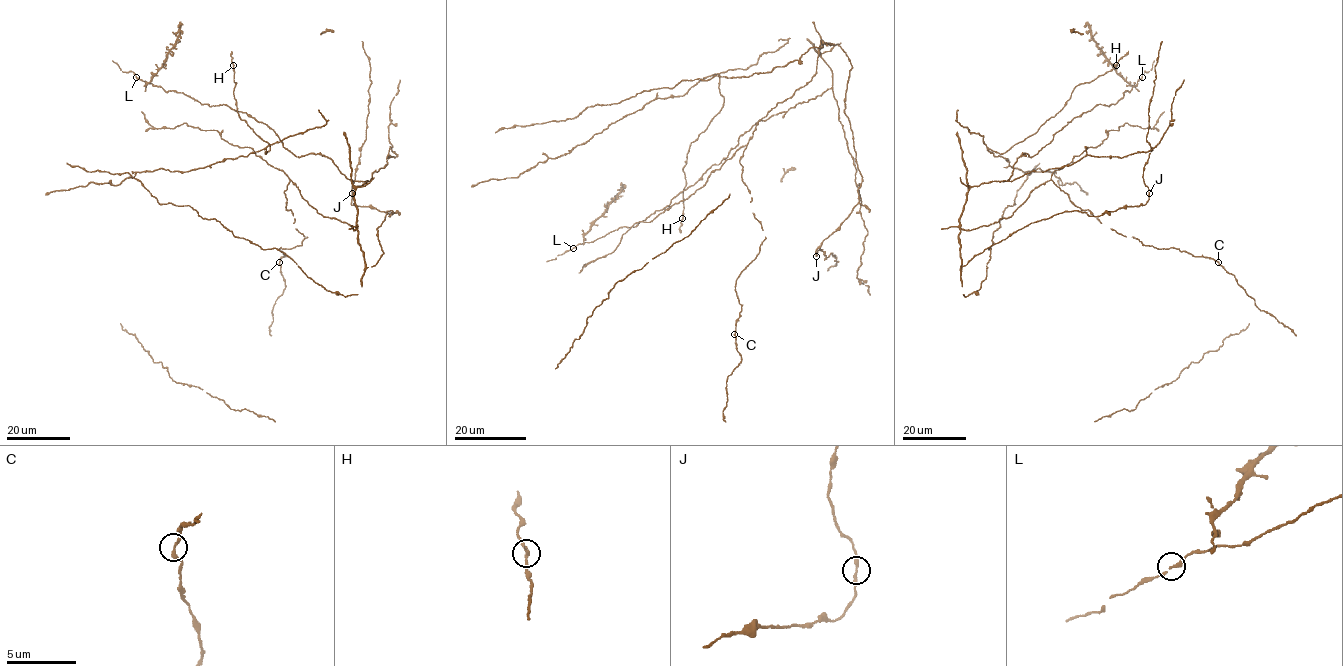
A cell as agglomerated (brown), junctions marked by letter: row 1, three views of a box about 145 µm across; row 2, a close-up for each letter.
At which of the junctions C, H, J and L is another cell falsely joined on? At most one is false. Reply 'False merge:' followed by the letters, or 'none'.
False merge: none

